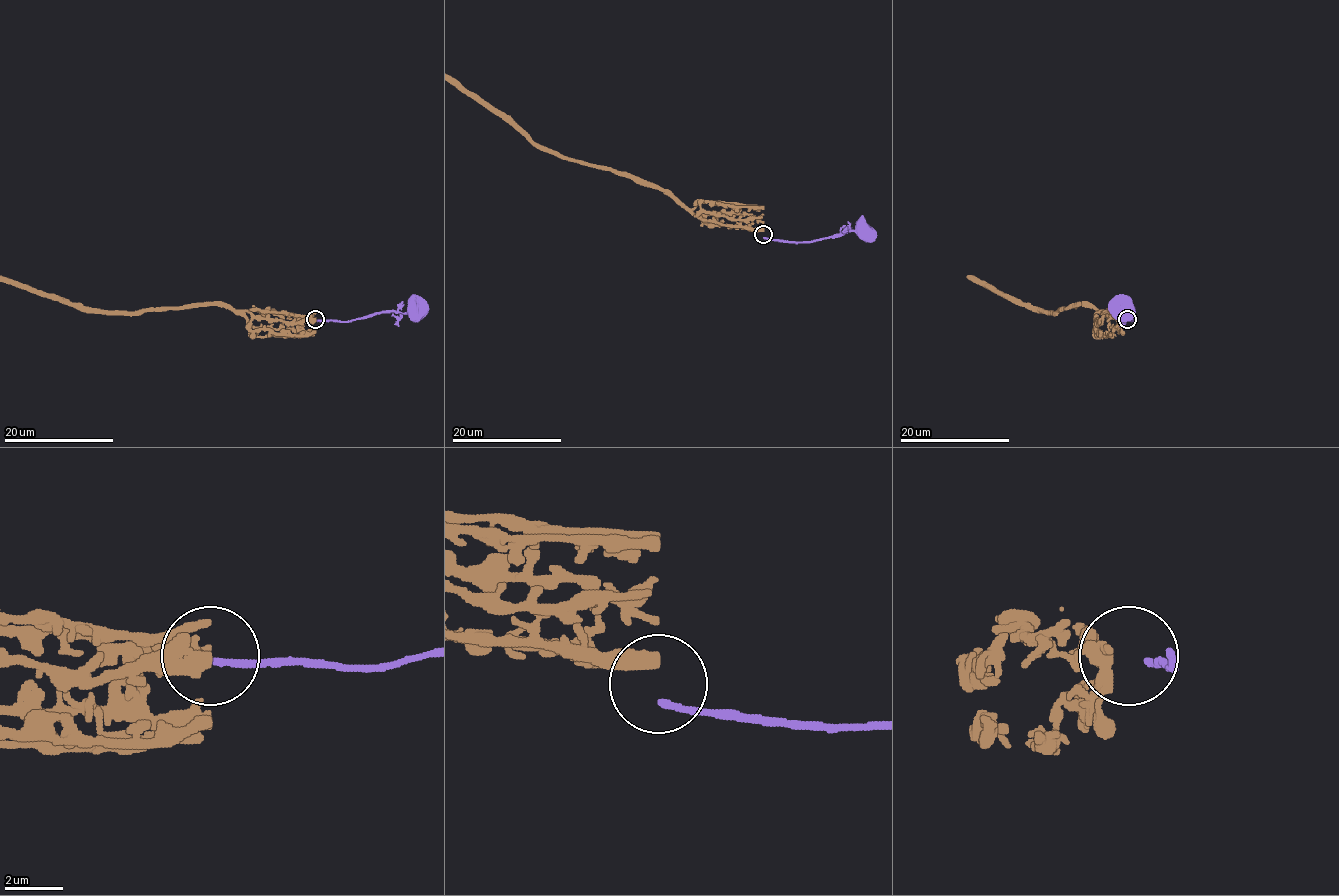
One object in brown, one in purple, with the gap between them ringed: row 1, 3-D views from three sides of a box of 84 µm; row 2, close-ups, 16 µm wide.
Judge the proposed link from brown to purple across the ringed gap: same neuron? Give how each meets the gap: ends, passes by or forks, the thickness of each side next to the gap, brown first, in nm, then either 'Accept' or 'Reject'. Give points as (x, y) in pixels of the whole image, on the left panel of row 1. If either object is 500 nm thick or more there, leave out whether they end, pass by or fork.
At the ring brown ends. At the ring purple ends. Thickness 240 nm (brown) against 240 nm. Reject

